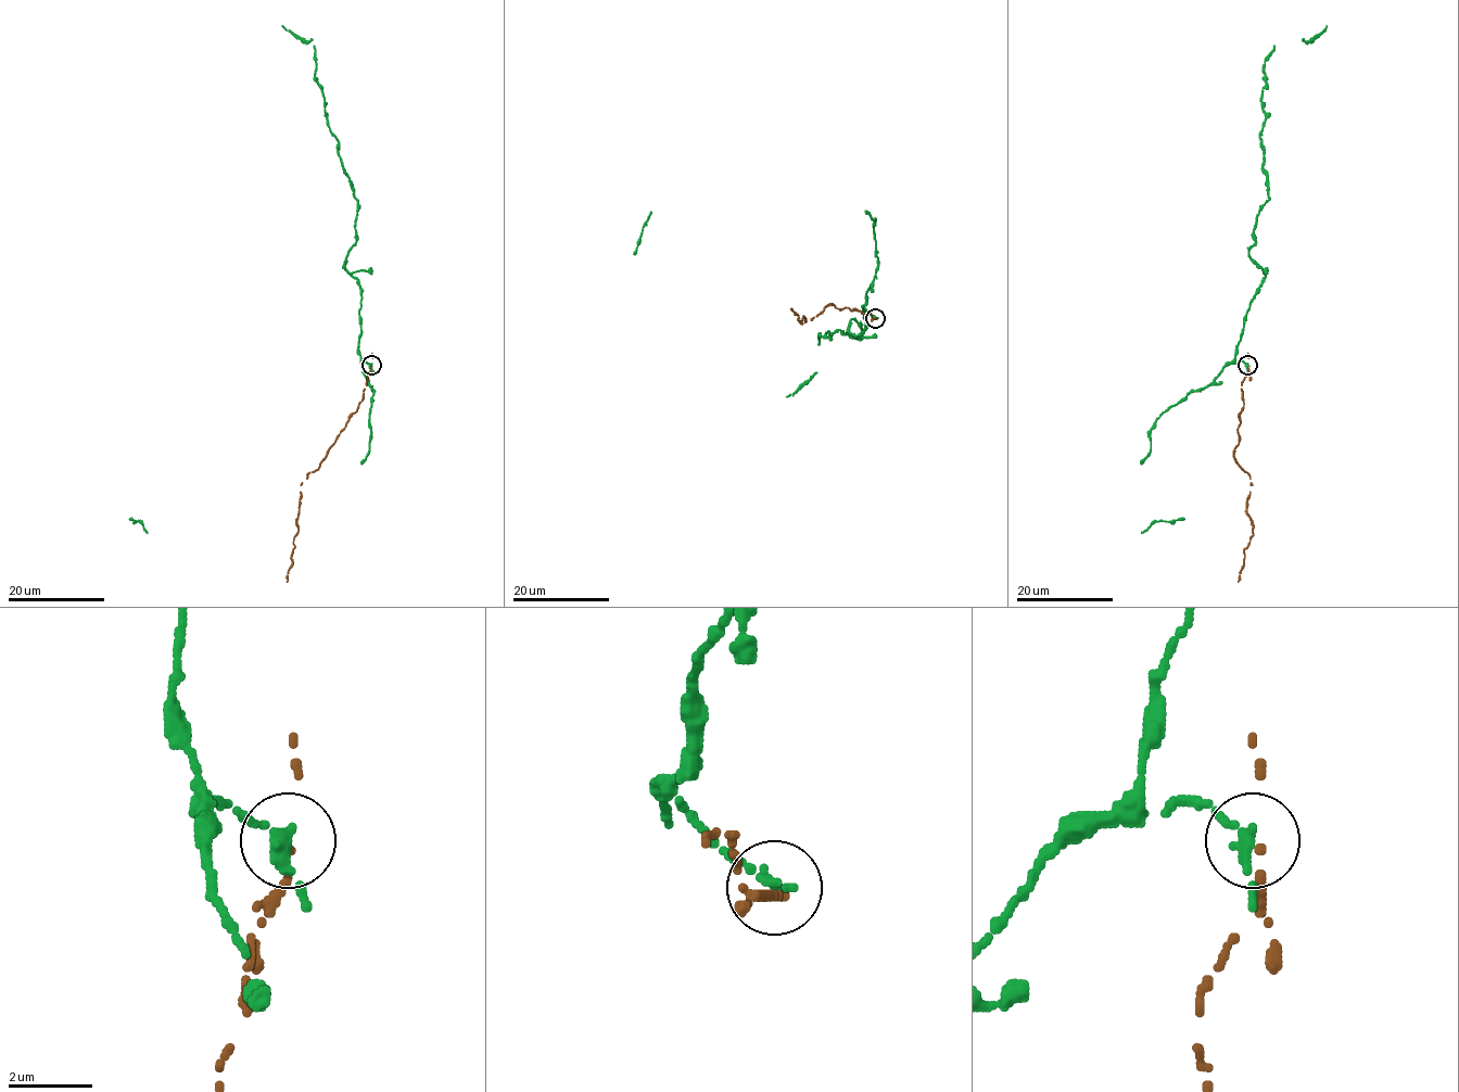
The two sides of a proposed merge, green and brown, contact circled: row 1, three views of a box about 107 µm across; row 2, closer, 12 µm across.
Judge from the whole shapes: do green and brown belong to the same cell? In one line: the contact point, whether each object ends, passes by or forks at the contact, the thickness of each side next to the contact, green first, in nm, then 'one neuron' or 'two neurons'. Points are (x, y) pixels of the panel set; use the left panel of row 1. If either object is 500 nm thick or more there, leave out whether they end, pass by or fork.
(371, 365) | green passes by | brown ends | 280/190 nm | two neurons

